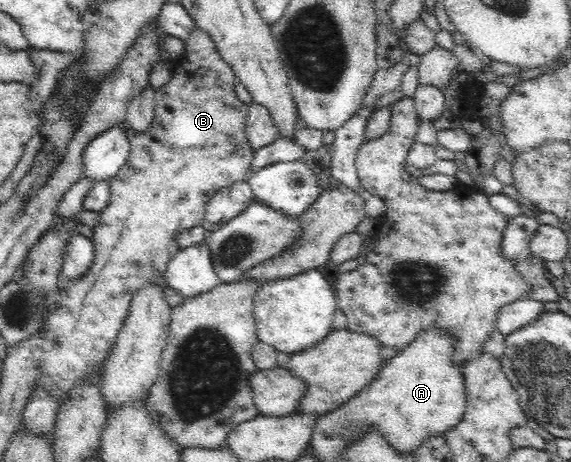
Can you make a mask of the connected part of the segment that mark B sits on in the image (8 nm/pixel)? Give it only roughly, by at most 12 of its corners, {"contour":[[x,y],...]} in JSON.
{"contour":[[205,30],[126,128],[94,258],[42,339],[60,405],[178,234],[248,178],[249,106]]}

